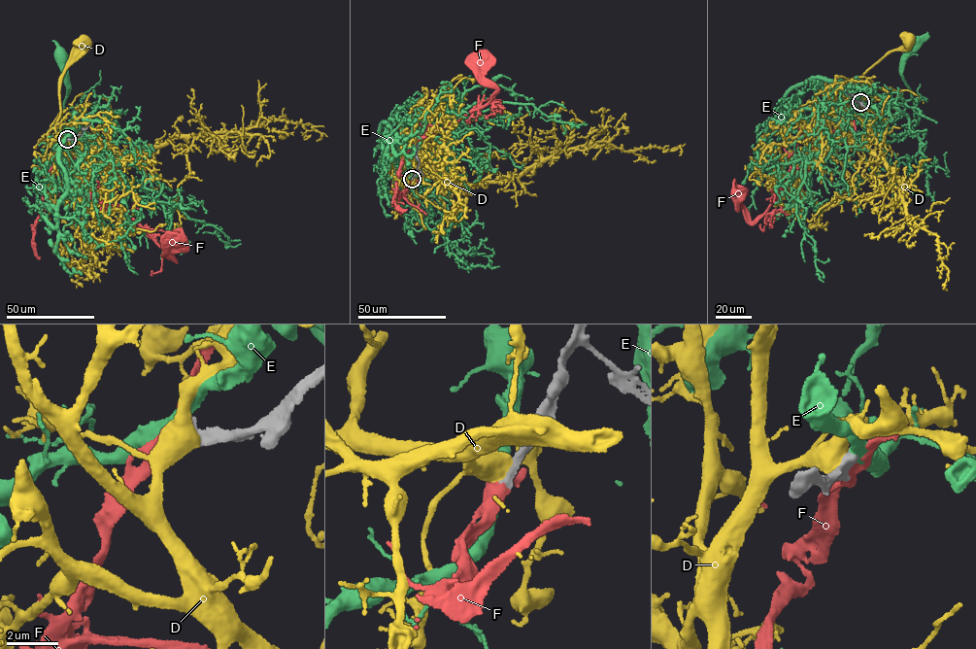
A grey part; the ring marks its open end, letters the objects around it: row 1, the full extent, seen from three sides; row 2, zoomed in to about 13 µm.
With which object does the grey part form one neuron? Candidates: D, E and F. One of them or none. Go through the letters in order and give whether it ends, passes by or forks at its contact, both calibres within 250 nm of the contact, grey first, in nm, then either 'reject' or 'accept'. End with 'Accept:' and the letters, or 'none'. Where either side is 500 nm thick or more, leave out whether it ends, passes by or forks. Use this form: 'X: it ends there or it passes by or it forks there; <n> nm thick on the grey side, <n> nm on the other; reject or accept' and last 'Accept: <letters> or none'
D: 700 nm thick on the grey side, 550 nm on the other; reject
E: 600 nm thick on the grey side, 440 nm on the other; reject
F: 650 nm thick on the grey side, 500 nm on the other; accept
Accept: F

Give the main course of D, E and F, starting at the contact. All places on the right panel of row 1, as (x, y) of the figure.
D: (860, 102), (856, 101), (855, 93), (860, 77), (883, 56), (909, 44), (908, 40)
E: (861, 101), (852, 90), (853, 107), (891, 135), (916, 123), (900, 73), (914, 45)
F: (860, 101), (842, 124), (822, 137), (803, 129), (790, 168), (762, 215), (752, 222), (739, 196)

